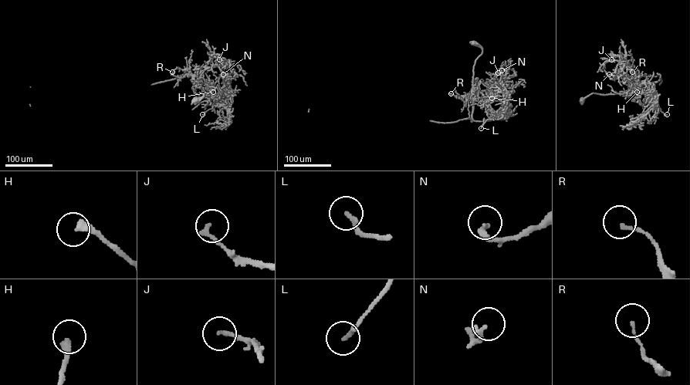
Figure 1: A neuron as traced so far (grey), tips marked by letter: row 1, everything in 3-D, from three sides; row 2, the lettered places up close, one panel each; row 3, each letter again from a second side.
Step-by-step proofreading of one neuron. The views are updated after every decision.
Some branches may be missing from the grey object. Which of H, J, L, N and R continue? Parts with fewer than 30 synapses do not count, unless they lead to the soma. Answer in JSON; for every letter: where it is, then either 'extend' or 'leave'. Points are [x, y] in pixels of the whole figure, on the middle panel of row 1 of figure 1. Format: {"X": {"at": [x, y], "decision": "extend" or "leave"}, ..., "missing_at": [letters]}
{"H": {"at": [492, 98], "decision": "leave"}, "J": {"at": [498, 72], "decision": "leave"}, "L": {"at": [481, 128], "decision": "leave"}, "N": {"at": [502, 70], "decision": "leave"}, "R": {"at": [451, 93], "decision": "leave"}, "missing_at": []}

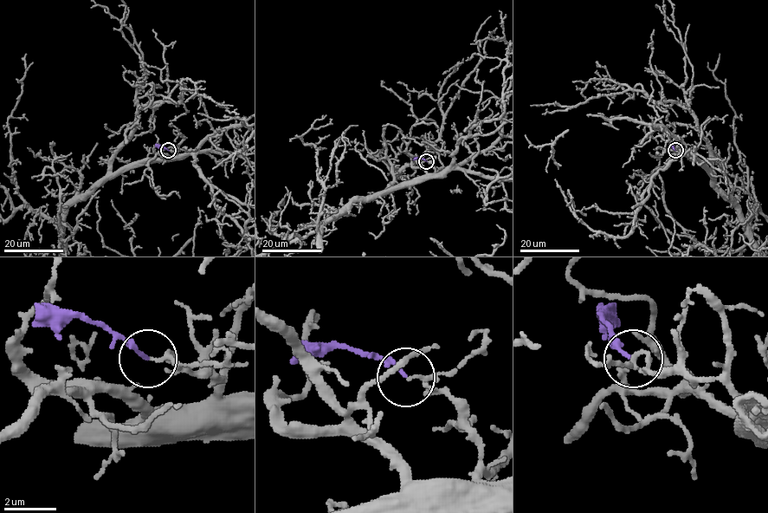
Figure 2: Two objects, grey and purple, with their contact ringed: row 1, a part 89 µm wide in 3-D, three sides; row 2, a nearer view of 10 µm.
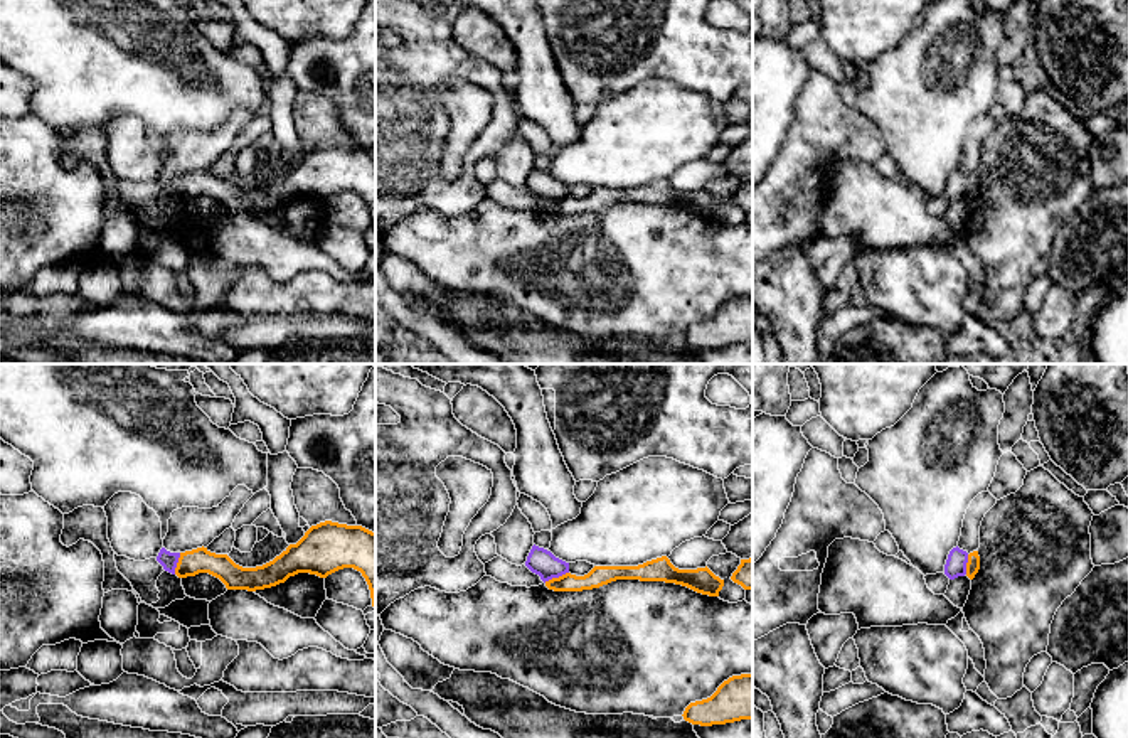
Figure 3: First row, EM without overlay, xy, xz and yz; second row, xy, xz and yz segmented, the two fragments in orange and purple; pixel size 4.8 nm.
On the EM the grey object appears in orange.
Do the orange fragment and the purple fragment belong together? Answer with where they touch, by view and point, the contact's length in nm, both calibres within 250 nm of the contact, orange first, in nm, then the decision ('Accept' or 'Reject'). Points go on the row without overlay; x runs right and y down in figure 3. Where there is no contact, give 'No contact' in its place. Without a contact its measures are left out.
Touches orange at xz (556, 201). Shared border 130 nm. Thickness 100 nm (orange) against 130 nm. Accept

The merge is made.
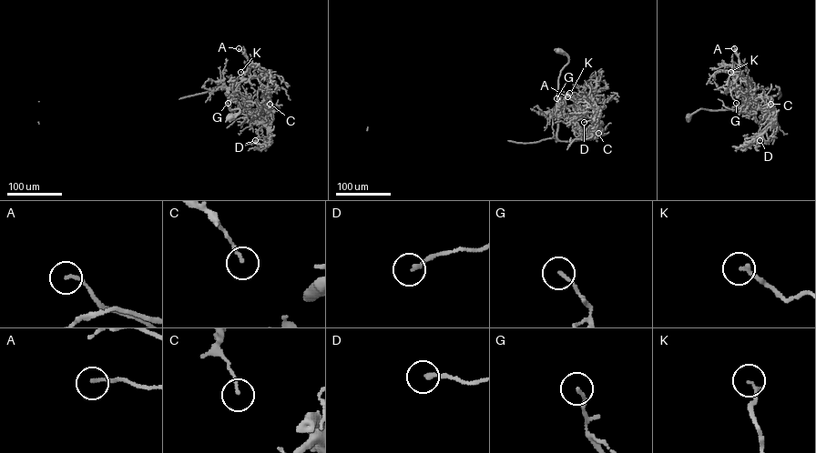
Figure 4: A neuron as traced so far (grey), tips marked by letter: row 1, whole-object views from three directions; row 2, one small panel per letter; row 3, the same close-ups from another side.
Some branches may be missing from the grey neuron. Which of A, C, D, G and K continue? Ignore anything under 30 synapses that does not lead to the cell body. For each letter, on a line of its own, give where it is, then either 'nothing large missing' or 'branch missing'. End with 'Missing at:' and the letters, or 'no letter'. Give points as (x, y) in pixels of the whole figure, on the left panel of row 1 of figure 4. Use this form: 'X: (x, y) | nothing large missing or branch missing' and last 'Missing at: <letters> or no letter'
A: (239, 48) | nothing large missing
C: (270, 104) | nothing large missing
D: (255, 140) | nothing large missing
G: (228, 103) | nothing large missing
K: (240, 72) | nothing large missing
Missing at: no letter

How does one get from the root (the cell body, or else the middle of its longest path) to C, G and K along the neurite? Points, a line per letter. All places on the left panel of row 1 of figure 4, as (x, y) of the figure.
C: (229, 117), (239, 111), (229, 110), (227, 102), (229, 100), (260, 114), (266, 111), (266, 102), (270, 104)
G: (229, 117), (239, 109), (229, 110), (228, 103)
K: (229, 117), (239, 111), (229, 110), (227, 102), (232, 96), (233, 87), (247, 72), (240, 72)

